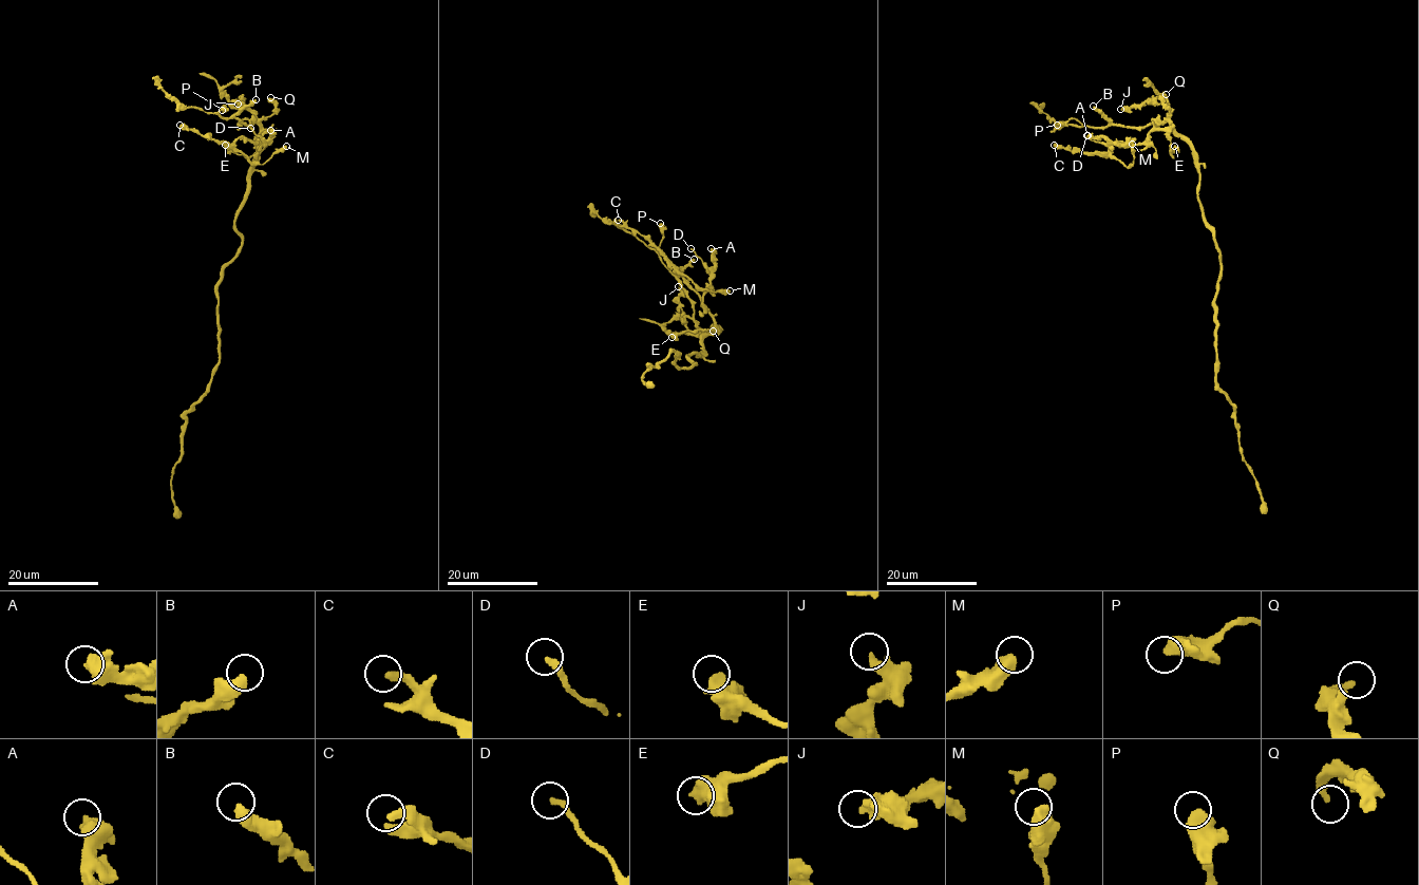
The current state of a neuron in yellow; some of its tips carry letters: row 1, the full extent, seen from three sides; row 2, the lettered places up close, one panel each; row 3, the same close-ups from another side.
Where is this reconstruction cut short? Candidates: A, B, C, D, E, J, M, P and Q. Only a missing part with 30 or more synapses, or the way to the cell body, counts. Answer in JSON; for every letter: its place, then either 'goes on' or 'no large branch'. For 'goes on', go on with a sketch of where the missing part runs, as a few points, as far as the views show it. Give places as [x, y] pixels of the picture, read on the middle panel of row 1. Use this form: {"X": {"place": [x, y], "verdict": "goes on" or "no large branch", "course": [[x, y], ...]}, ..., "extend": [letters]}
{"A": {"place": [711, 248], "verdict": "no large branch"}, "B": {"place": [694, 259], "verdict": "no large branch"}, "C": {"place": [618, 220], "verdict": "no large branch"}, "D": {"place": [691, 248], "verdict": "no large branch"}, "E": {"place": [672, 337], "verdict": "no large branch"}, "J": {"place": [678, 286], "verdict": "no large branch"}, "M": {"place": [730, 290], "verdict": "no large branch"}, "P": {"place": [660, 223], "verdict": "no large branch"}, "Q": {"place": [713, 331], "verdict": "no large branch"}, "extend": []}

